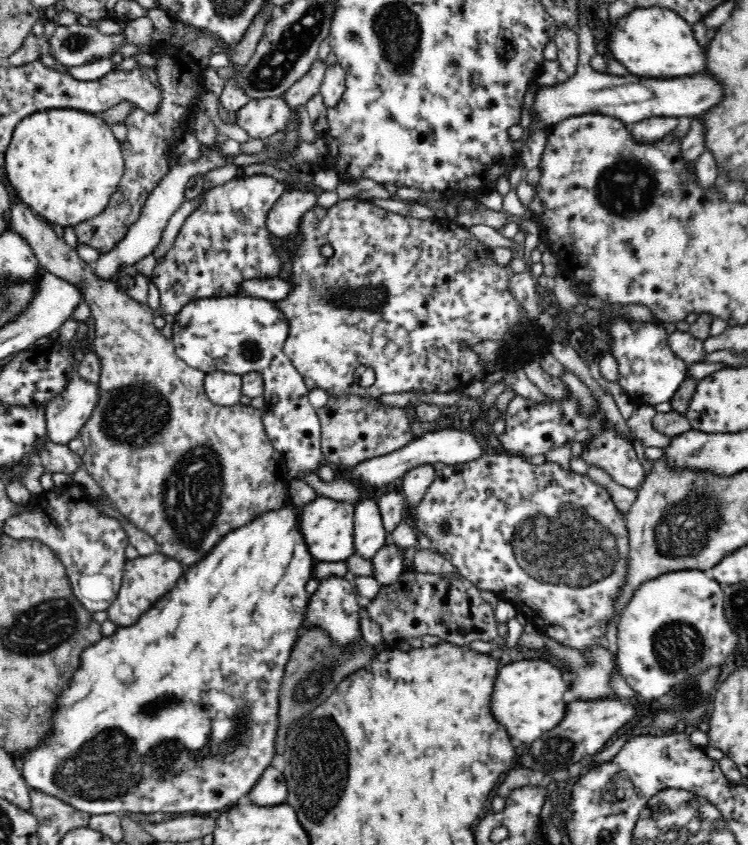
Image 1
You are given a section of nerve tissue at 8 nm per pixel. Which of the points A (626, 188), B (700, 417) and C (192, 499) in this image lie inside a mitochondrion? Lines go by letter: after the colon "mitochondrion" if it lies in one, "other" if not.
A: mitochondrion
B: other
C: mitochondrion

